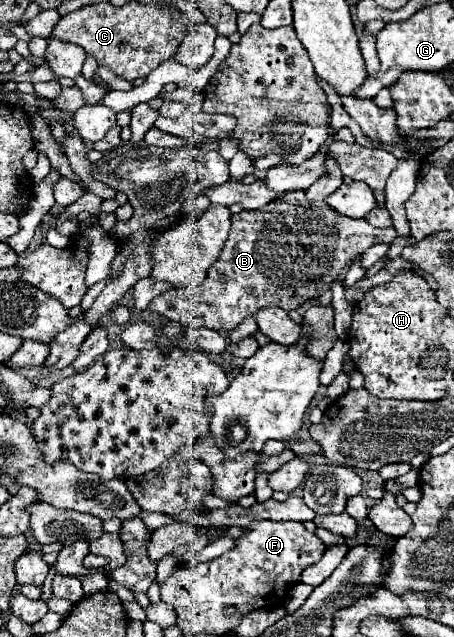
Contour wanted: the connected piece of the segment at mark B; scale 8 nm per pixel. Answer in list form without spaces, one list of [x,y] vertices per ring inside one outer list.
[[[305,189],[287,191],[283,193],[283,197],[277,197],[271,203],[267,203],[263,209],[241,211],[237,215],[231,215],[229,237],[223,245],[219,259],[209,267],[205,281],[195,289],[189,287],[169,289],[157,295],[151,301],[149,309],[167,319],[181,321],[185,327],[207,327],[221,333],[229,333],[245,317],[255,315],[257,309],[281,307],[285,311],[293,311],[301,307],[305,301],[317,297],[319,291],[331,289],[331,285],[339,279],[341,271],[351,263],[353,257],[365,253],[369,247],[377,243],[389,245],[395,237],[397,237],[395,231],[377,229],[365,219],[353,219],[335,213],[335,209],[327,205],[327,201],[321,201],[319,205],[309,203],[305,197]]]

